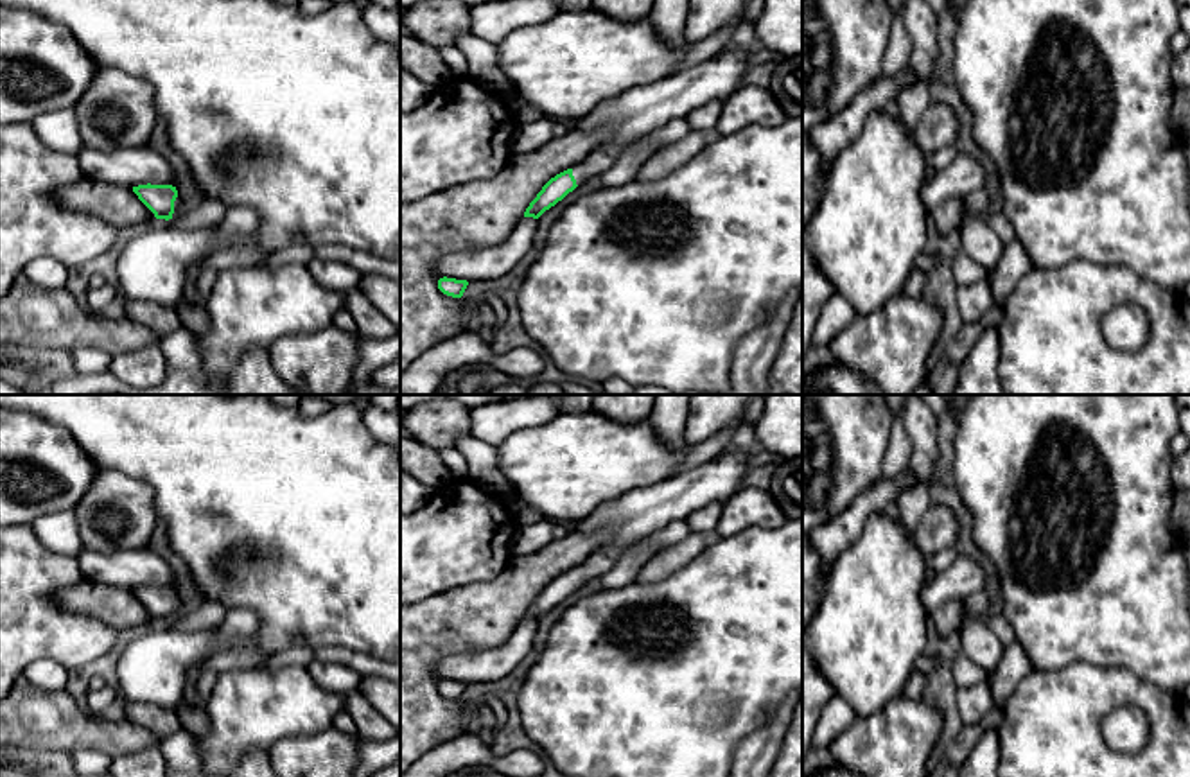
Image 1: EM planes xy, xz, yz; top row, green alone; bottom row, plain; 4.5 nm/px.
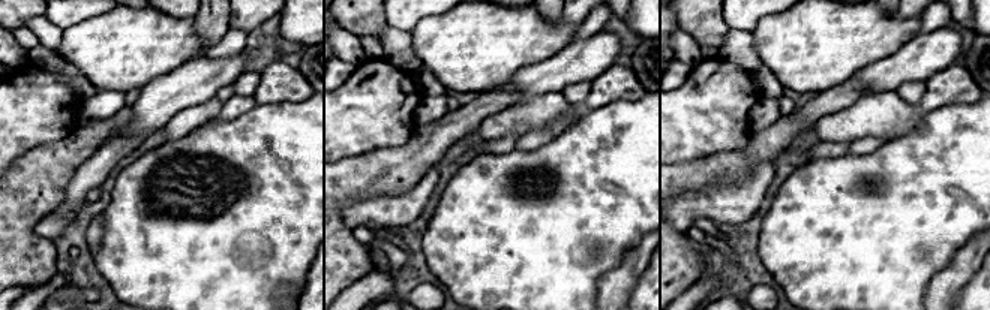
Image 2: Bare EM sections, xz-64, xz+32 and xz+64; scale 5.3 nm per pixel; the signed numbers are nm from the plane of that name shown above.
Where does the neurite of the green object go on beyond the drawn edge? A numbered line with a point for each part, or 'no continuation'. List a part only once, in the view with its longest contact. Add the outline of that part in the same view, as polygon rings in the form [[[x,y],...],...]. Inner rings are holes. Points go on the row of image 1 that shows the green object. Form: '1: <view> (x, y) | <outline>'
1: xz (602, 158) | [[[635,140],[614,142],[591,151],[583,162],[573,167],[576,185],[582,185],[591,176],[607,172],[634,142]]]

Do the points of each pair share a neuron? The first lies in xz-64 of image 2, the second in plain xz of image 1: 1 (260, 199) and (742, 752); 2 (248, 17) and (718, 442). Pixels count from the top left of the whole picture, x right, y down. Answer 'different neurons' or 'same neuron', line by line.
1: different neurons
2: different neurons

